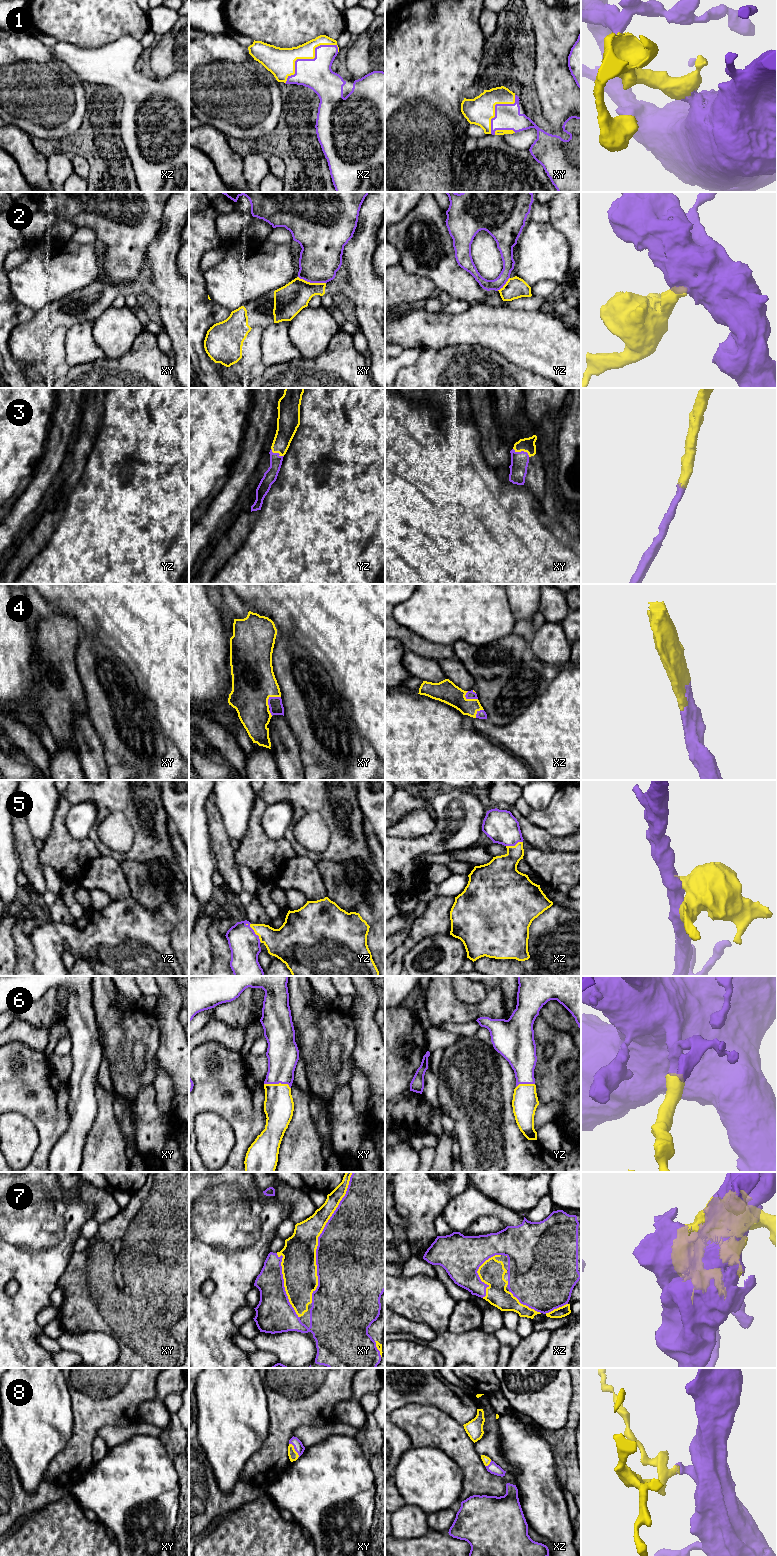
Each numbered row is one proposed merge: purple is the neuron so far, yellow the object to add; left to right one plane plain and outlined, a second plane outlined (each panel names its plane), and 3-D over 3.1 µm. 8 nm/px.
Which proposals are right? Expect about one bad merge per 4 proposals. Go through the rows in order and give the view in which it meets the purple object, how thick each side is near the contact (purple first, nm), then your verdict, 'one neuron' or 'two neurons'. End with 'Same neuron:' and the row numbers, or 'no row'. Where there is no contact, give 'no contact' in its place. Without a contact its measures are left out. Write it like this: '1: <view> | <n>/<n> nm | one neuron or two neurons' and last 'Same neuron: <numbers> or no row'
1: xz | 260/220 nm | one neuron
2: xy | 340/240 nm | two neurons
3: xy | 140/110 nm | one neuron
4: xy | 110/360 nm | one neuron
5: yz | 240/260 nm | one neuron
6: xy | 260/240 nm | one neuron
7: xy | 480/280 nm | one neuron
8: xy | 80/80 nm | one neuron
Same neuron: 1, 3, 4, 5, 6, 7, 8

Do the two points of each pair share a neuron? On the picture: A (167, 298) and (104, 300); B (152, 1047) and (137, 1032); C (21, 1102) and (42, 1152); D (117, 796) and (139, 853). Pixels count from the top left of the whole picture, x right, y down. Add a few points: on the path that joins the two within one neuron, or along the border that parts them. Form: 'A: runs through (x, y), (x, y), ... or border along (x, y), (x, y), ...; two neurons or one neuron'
A: runs through (151, 288), (120, 289); one neuron
B: runs through (149, 1043), (141, 1035); one neuron
C: runs through (33, 1114), (45, 1126), (45, 1140); one neuron
D: runs through (131, 810), (139, 822), (139, 839); one neuron

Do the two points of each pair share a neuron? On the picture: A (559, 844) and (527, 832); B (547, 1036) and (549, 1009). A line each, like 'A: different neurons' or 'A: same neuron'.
A: same neuron
B: different neurons

